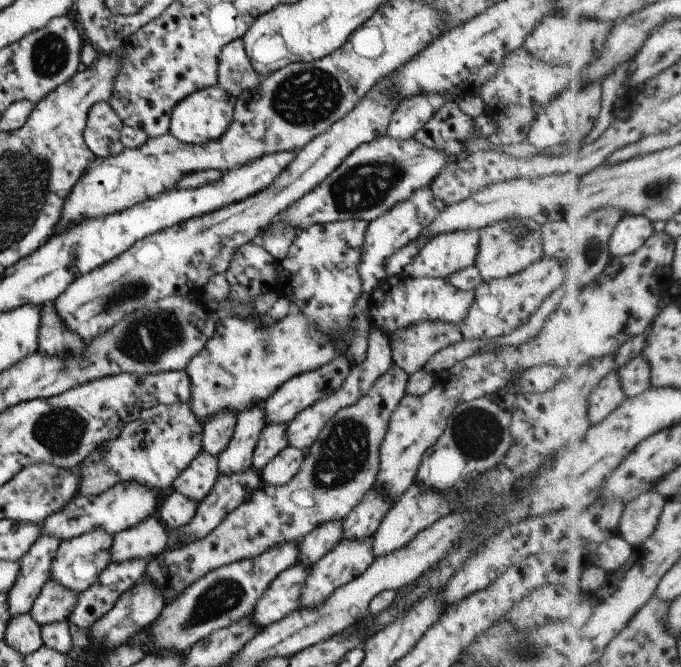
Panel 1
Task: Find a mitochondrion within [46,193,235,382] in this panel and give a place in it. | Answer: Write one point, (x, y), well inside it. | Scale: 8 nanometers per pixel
(148, 340)

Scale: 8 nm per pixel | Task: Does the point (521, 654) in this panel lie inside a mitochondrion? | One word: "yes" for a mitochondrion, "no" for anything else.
yes

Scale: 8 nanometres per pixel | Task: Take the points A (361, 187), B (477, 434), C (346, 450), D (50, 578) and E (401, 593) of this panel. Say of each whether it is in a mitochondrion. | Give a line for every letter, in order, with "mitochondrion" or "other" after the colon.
A: mitochondrion
B: mitochondrion
C: mitochondrion
D: other
E: other

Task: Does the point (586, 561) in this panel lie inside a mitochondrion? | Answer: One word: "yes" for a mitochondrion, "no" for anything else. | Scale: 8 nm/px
no

